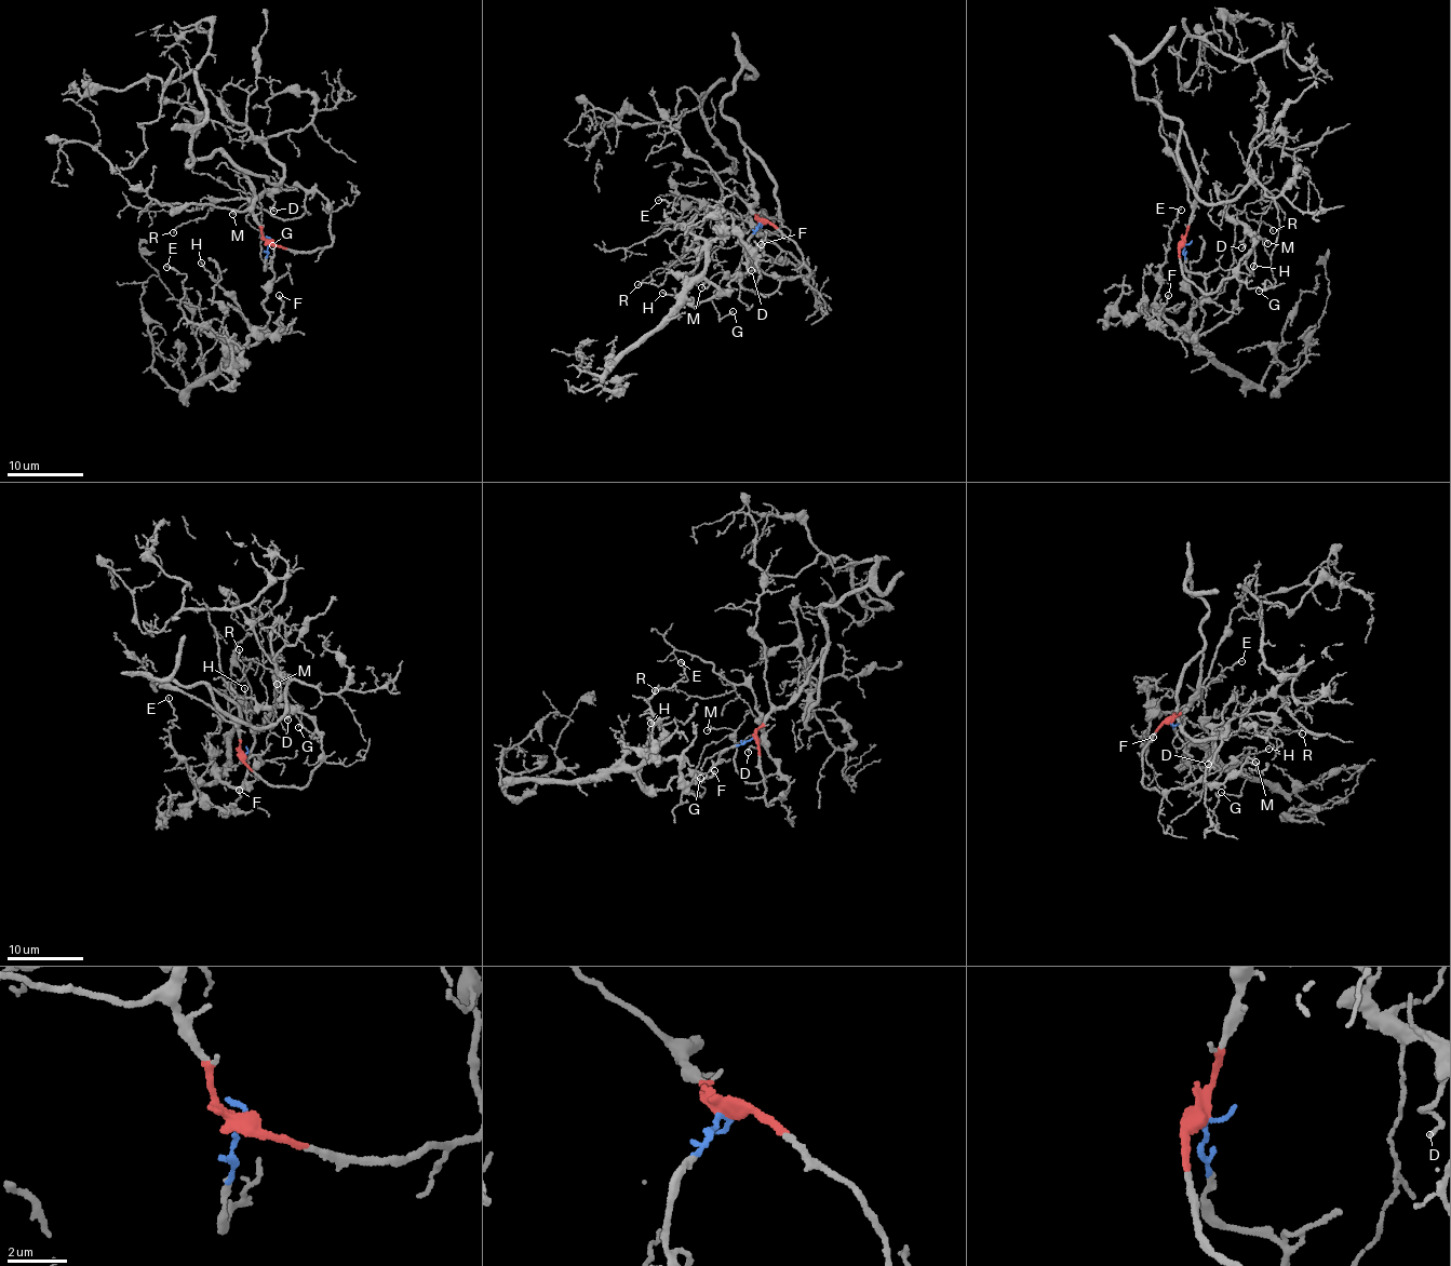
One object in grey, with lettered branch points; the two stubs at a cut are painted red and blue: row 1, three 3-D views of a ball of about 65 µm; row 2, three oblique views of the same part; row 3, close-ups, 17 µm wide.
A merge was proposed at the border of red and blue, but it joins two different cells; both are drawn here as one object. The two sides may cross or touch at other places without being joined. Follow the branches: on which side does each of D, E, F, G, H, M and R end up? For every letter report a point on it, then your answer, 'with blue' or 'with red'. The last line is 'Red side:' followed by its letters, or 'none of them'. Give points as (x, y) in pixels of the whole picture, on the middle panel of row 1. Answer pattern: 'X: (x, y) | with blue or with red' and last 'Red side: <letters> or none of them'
D: (751, 270) | with red
E: (658, 200) | with blue
F: (761, 244) | with blue
G: (733, 311) | with red
H: (662, 293) | with blue
M: (701, 287) | with red
R: (637, 284) | with red
Red side: D, G, M, R

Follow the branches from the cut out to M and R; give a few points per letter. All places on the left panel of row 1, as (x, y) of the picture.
M: (270, 241), (303, 252), (331, 244), (320, 192), (306, 197), (296, 218), (246, 203), (233, 214)
R: (270, 241), (303, 252), (331, 244), (330, 206), (320, 192), (287, 186), (217, 200), (174, 232)

